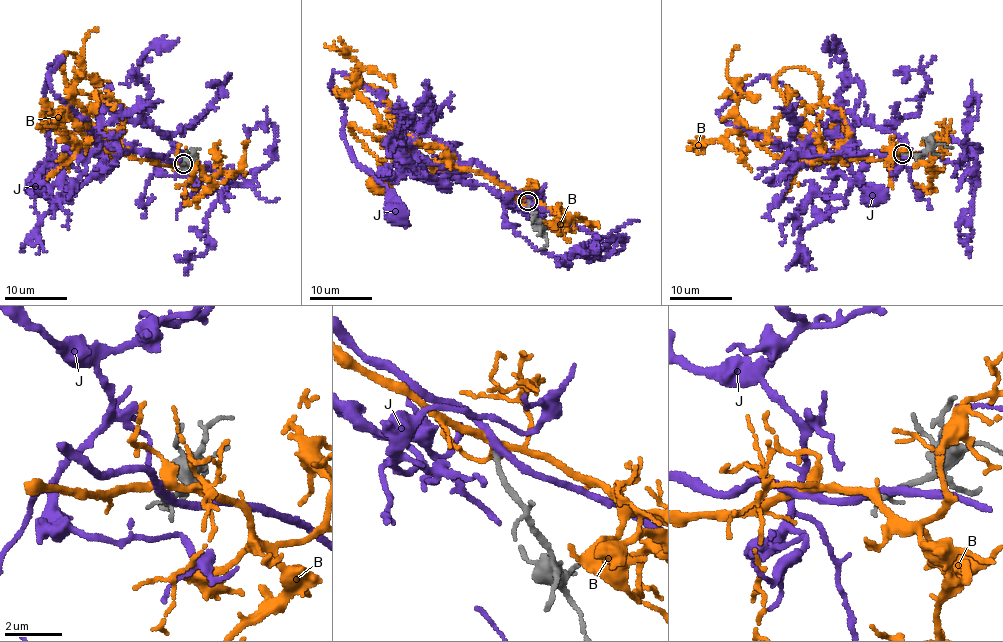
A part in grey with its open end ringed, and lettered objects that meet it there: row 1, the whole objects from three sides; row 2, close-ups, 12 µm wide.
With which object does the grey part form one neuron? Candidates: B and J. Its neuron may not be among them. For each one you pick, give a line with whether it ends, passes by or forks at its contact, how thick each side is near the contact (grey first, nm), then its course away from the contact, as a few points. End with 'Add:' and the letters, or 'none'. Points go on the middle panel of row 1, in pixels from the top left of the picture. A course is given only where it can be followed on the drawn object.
B: it forks | 190/320 nm | via (528, 201), (466, 169), (444, 171), (349, 124), (382, 162), (378, 186)
Add: B

